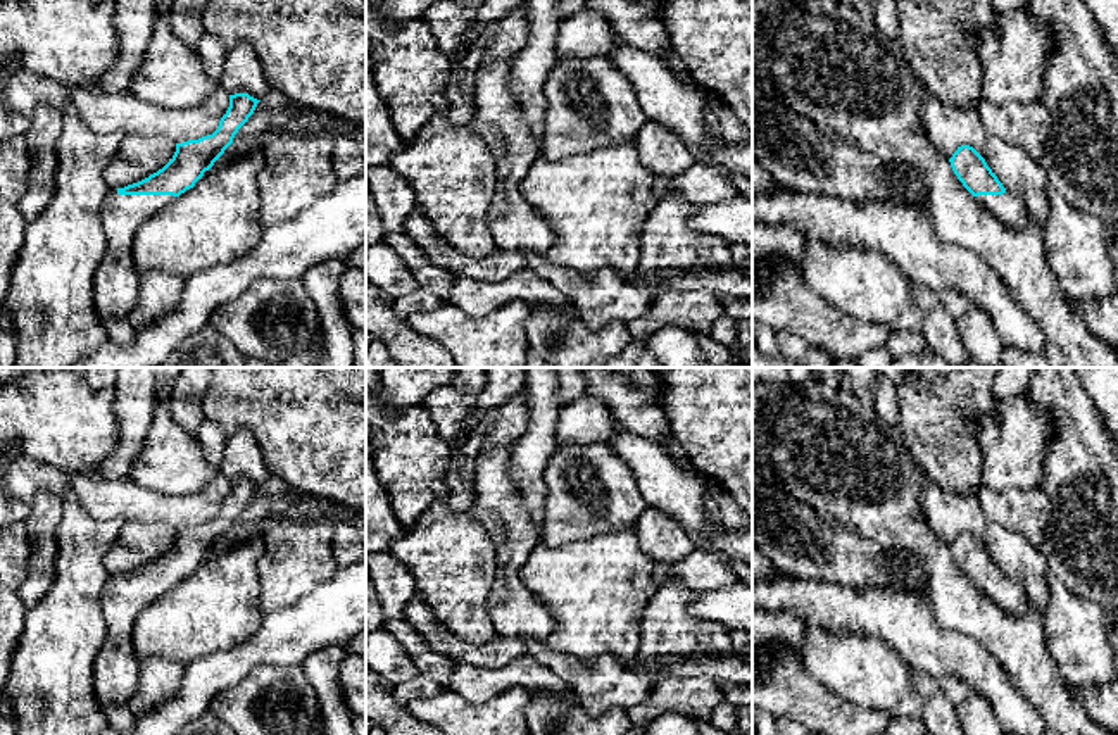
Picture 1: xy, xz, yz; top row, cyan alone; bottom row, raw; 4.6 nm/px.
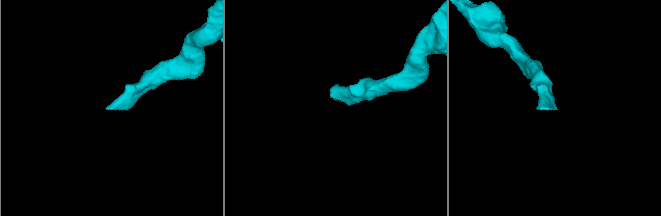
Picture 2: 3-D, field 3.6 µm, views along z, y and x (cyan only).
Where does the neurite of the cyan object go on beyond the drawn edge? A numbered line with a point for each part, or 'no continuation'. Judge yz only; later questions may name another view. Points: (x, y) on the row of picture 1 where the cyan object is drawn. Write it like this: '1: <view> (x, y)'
1: yz (1006, 207)

